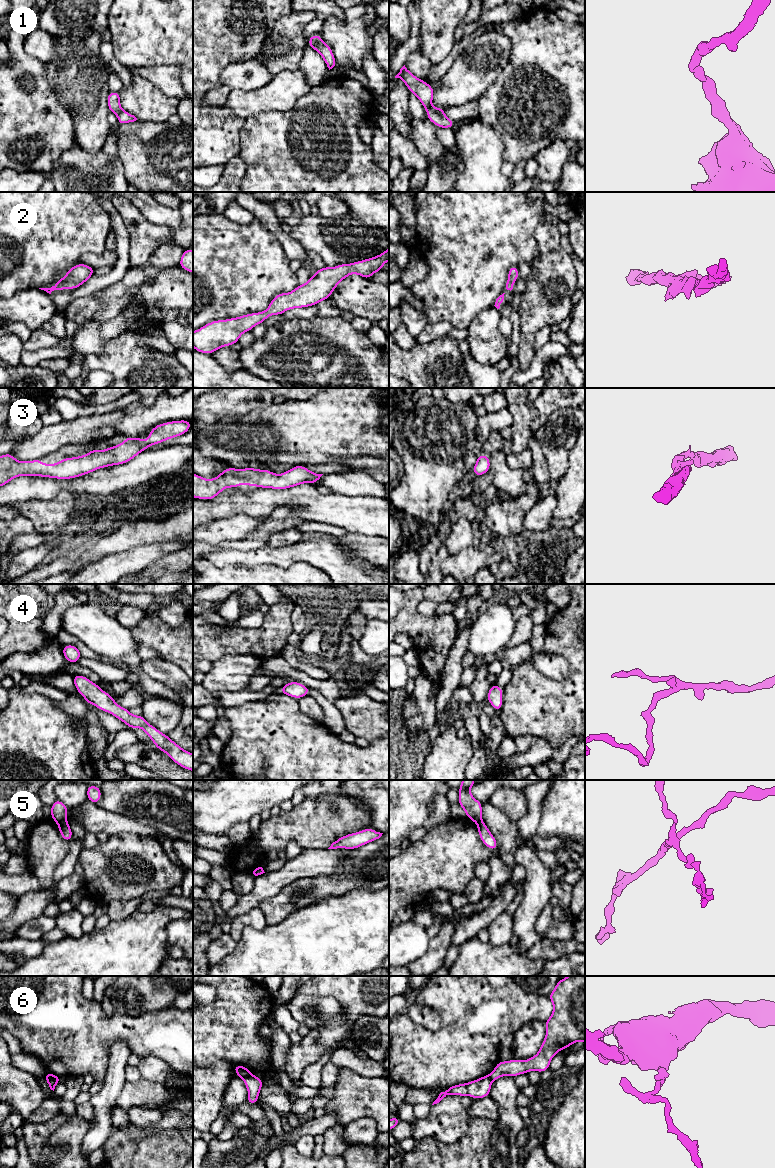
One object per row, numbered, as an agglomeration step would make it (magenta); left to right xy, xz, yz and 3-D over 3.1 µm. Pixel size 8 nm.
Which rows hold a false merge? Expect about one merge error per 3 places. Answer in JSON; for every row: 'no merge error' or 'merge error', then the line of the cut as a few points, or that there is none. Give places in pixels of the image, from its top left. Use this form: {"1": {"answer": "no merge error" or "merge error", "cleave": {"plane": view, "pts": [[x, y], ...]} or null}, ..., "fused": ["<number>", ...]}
{"1": {"answer": "no merge error", "cleave": null}, "2": {"answer": "no merge error", "cleave": null}, "3": {"answer": "no merge error", "cleave": null}, "4": {"answer": "no merge error", "cleave": null}, "5": {"answer": "merge error", "cleave": {"plane": "xy", "pts": [[65, 821], [58, 823]]}}, "6": {"answer": "merge error", "cleave": {"plane": "xy", "pts": [[46, 1074], [48, 1077], [58, 1081]]}}, "fused": ["5", "6"]}

